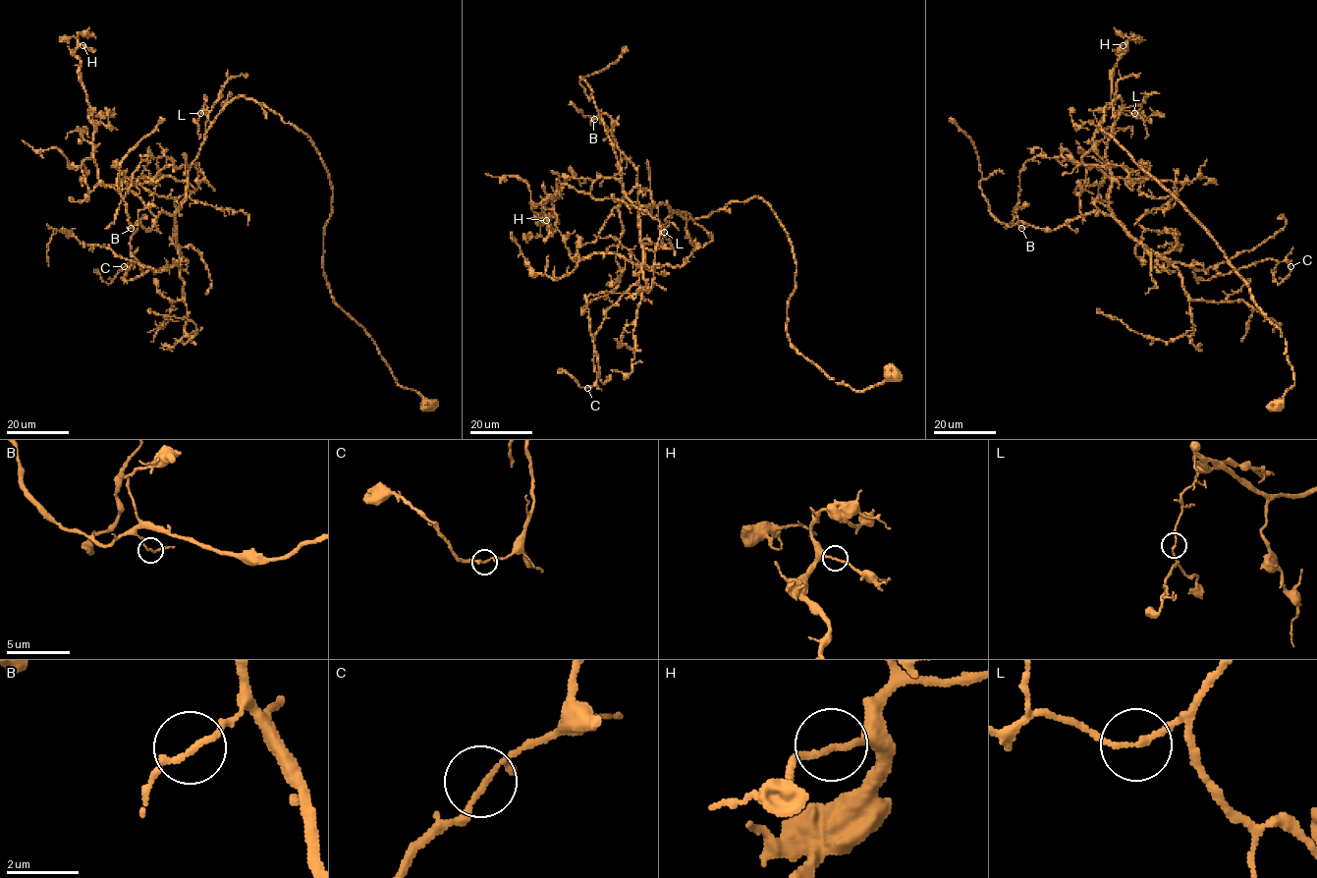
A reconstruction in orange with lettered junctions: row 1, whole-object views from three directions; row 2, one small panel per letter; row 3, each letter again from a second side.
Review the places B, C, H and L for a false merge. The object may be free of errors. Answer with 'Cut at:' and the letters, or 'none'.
Cut at: none

